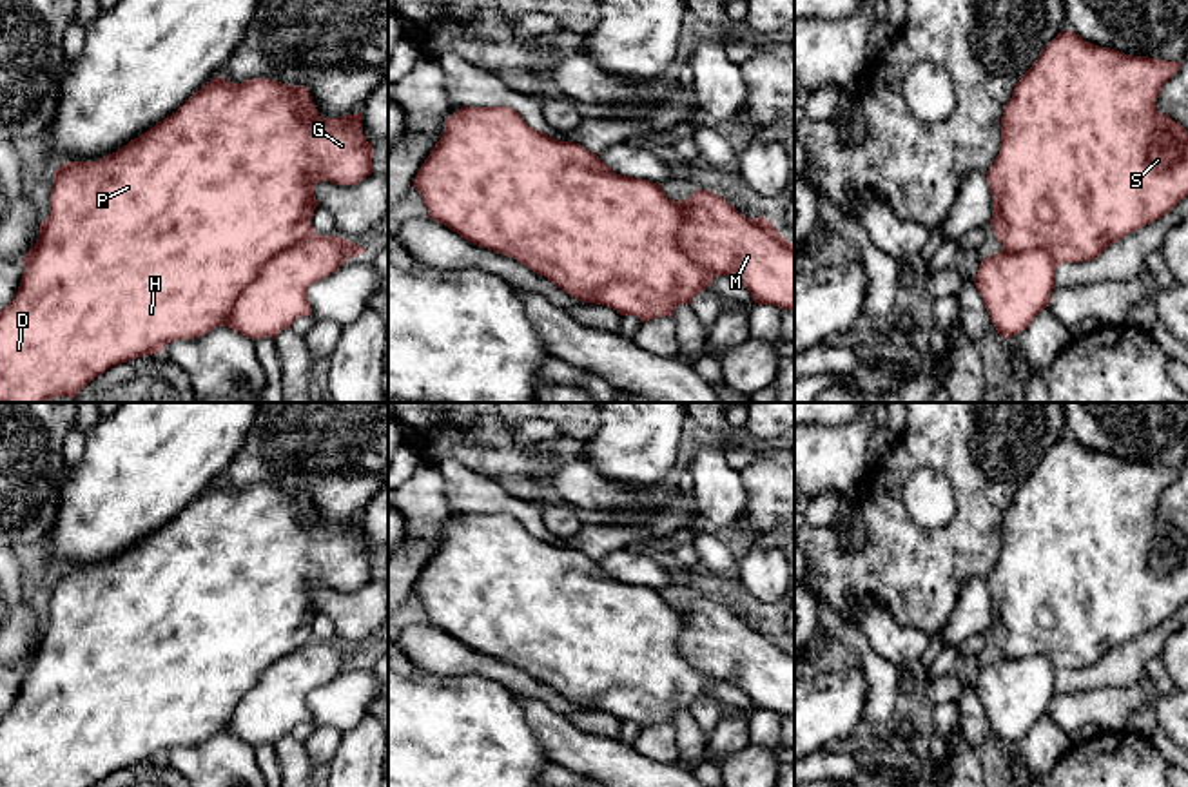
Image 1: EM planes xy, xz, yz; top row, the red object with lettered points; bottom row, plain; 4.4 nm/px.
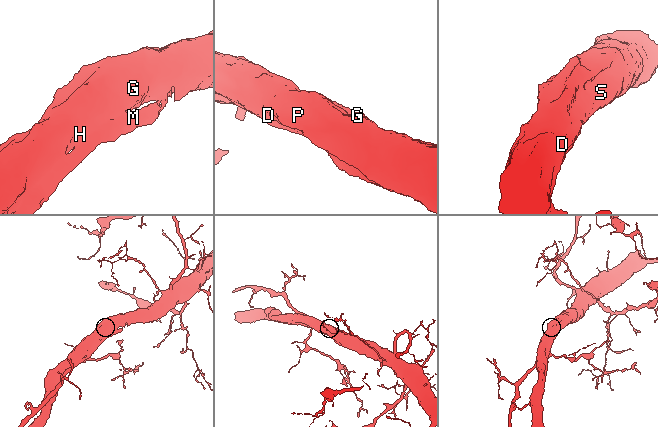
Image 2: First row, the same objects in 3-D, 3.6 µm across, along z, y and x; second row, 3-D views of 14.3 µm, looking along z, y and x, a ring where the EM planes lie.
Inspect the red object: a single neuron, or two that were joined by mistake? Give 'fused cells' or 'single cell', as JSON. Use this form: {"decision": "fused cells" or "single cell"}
{"decision": "single cell"}

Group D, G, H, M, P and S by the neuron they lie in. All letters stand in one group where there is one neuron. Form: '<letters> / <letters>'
D G H M P S

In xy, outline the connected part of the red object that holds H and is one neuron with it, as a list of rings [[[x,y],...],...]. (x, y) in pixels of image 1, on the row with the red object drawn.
[[[219,76],[196,91],[176,112],[158,121],[140,138],[96,161],[67,161],[53,172],[49,216],[42,219],[36,243],[29,248],[15,299],[0,310],[0,403],[47,403],[53,397],[76,397],[83,386],[111,366],[160,354],[178,339],[196,339],[218,326],[229,326],[248,339],[270,337],[292,326],[297,317],[312,316],[308,288],[334,274],[341,265],[365,252],[339,236],[316,234],[312,216],[319,205],[314,187],[319,181],[357,185],[372,174],[372,143],[363,134],[361,112],[321,118],[305,85],[288,87],[268,78],[241,83]]]

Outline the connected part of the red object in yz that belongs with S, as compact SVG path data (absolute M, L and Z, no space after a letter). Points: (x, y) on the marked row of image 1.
M1061 31L1034 62L1034 65L1016 83L1012 98L1001 116L1001 149L994 165L987 172L992 194L990 225L1003 250L981 259L974 285L981 294L985 308L998 330L1007 339L1018 335L1032 319L1048 306L1054 290L1056 268L1061 263L1090 261L1101 256L1112 243L1166 216L1181 199L1188 198L1188 131L1157 109L1163 85L1179 71L1181 62L1132 56L1110 47L1085 42L1074 31Z

